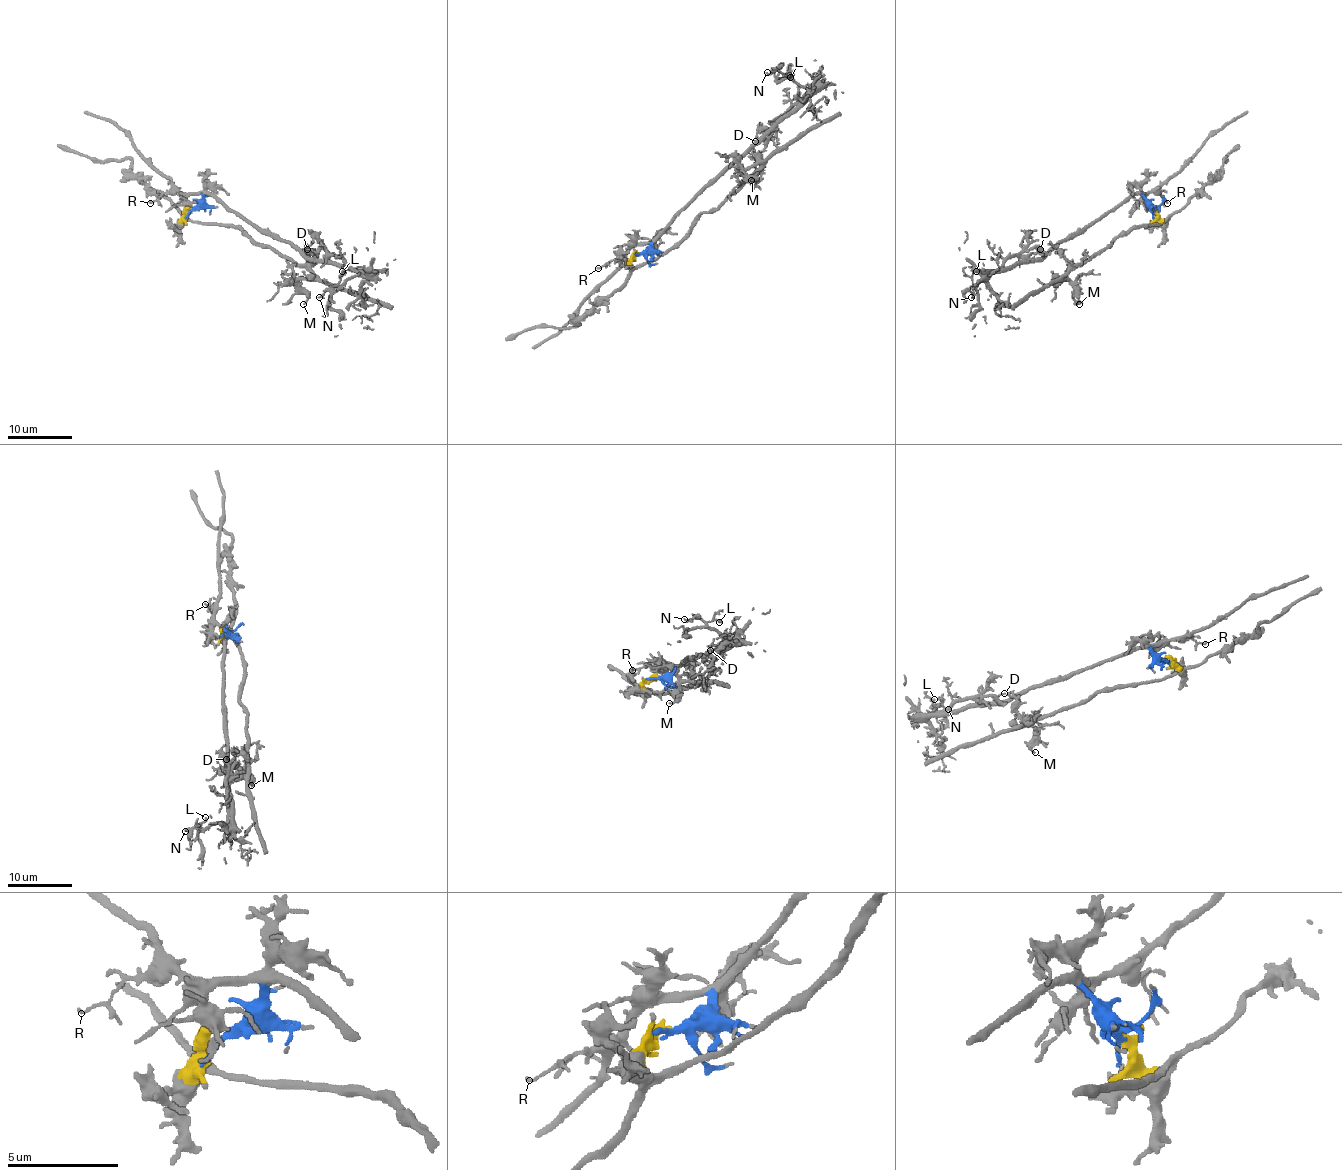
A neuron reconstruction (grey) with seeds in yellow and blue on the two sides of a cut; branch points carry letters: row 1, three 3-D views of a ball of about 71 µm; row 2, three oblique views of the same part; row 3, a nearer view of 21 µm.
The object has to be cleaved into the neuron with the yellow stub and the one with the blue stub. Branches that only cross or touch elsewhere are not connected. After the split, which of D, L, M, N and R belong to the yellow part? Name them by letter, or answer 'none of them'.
M

